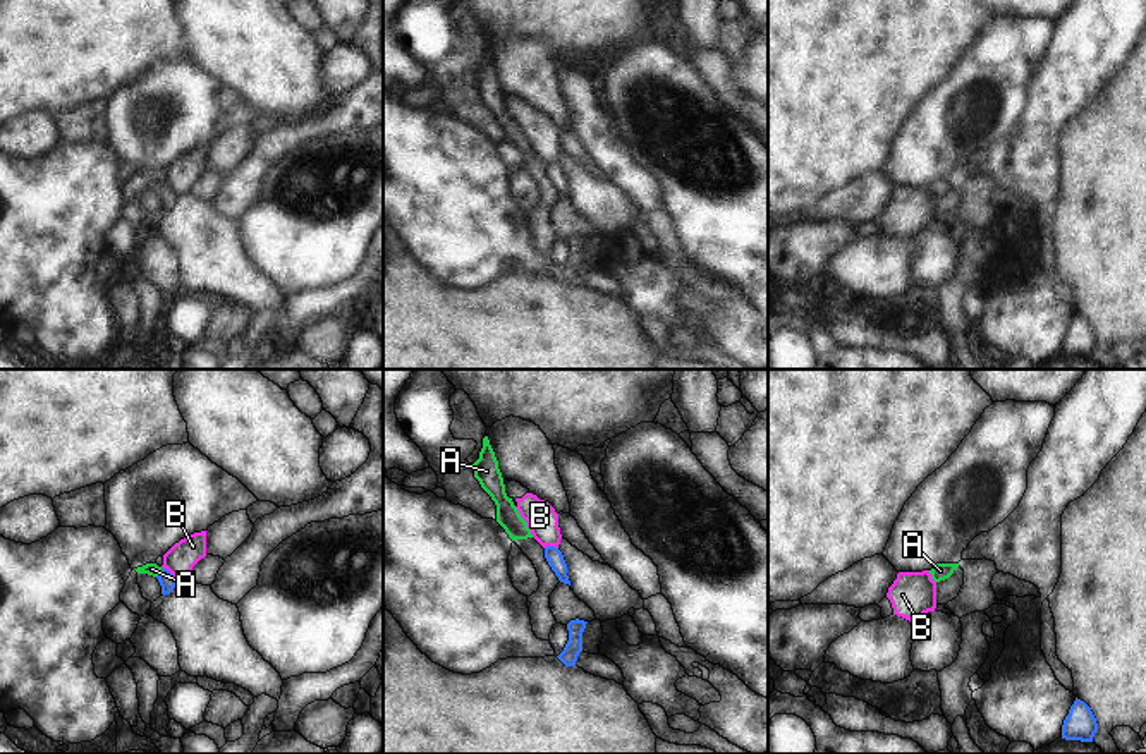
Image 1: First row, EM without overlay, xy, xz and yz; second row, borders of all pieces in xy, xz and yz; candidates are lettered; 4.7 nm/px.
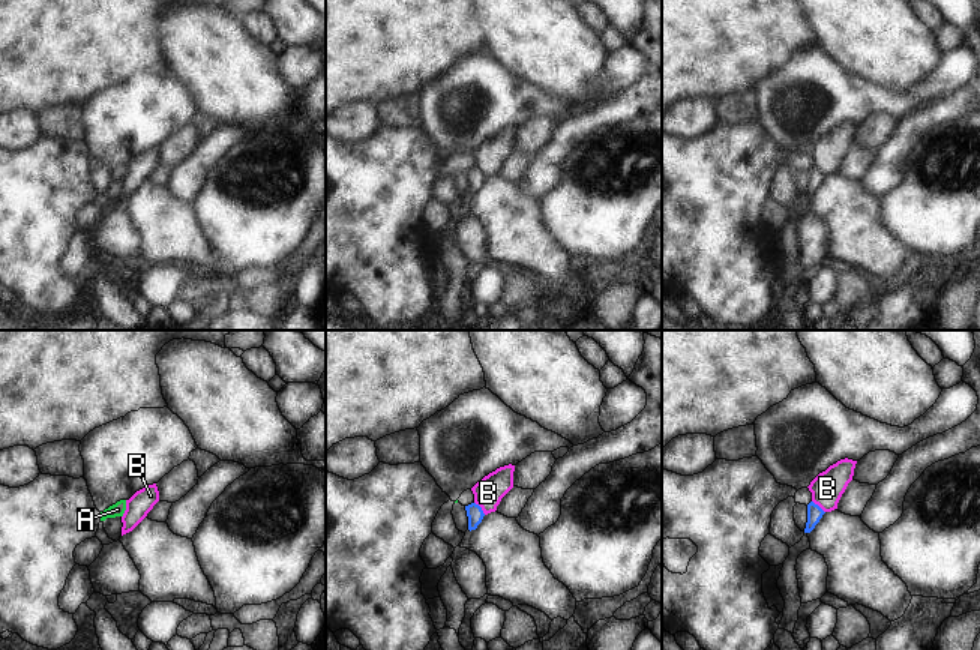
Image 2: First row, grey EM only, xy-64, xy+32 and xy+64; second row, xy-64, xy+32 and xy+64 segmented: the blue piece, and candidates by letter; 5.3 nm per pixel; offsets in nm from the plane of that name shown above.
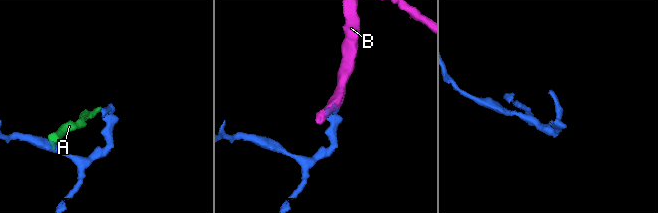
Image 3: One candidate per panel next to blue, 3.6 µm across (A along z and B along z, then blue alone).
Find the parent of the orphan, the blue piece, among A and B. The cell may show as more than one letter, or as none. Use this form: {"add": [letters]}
{"add": ["A"]}

